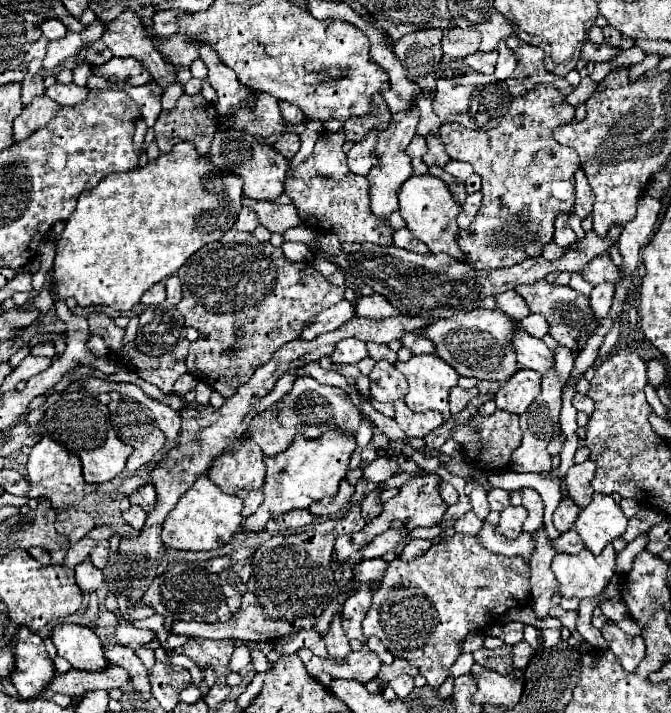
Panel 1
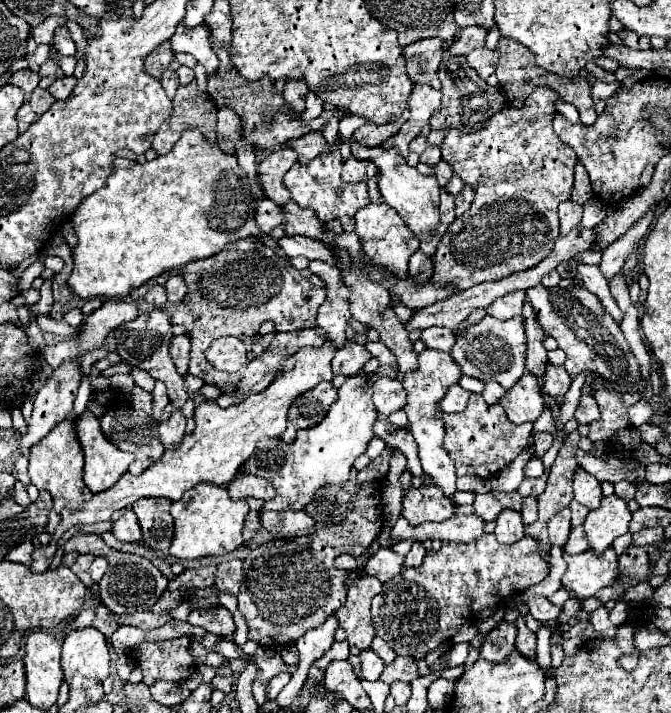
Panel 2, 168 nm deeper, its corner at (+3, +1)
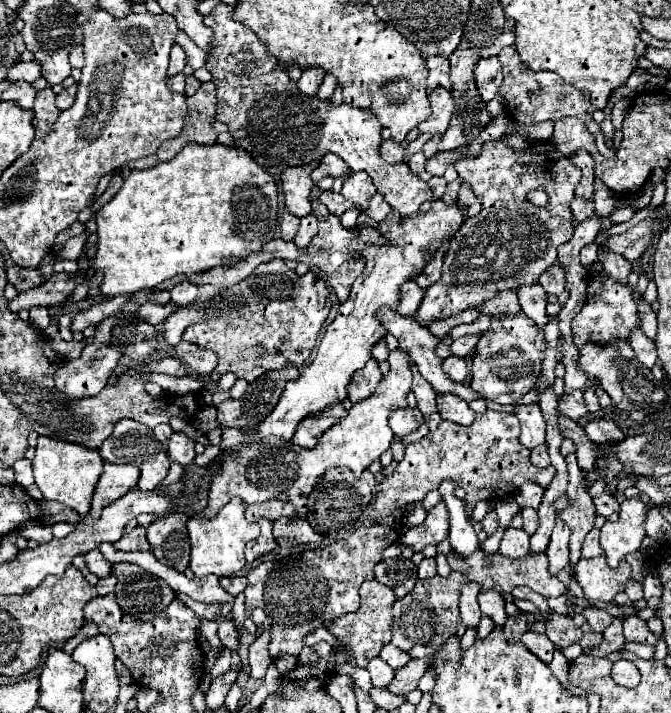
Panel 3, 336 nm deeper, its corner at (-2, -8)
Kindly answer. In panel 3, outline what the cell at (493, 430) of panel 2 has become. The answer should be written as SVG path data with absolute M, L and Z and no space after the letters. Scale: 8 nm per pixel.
M495 410L477 414L471 426L459 426L455 422L443 420L435 432L429 432L419 442L409 444L393 474L383 478L375 476L375 508L371 508L375 516L365 520L351 536L323 548L287 556L283 560L261 562L249 570L249 584L245 588L245 612L263 608L273 620L269 656L297 656L305 648L307 634L329 626L331 620L359 608L359 586L373 578L373 566L381 560L383 550L401 536L399 510L405 510L405 506L411 502L423 500L425 494L435 490L445 478L455 480L467 492L465 504L469 514L475 502L505 498L527 480L533 480L545 488L553 480L555 468L533 466L529 456L531 450L523 448L519 442L517 416Z

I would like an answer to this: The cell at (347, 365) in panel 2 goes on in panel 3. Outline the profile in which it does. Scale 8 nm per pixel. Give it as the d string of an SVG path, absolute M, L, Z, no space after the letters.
M371 358L365 364L365 368L361 368L359 372L355 372L355 376L351 378L351 384L347 386L347 392L349 392L351 402L357 402L357 400L367 398L375 390L375 386L379 384L379 380L381 380L379 364L375 362L375 358Z

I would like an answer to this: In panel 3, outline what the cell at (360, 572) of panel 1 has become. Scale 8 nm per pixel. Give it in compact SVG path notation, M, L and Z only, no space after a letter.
M387 558L375 566L375 580L389 586L401 598L415 586L417 566L407 558Z

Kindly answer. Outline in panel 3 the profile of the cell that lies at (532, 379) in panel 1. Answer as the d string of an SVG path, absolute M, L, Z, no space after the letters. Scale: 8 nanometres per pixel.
M519 404L515 406L515 416L521 422L521 444L525 448L535 448L545 444L545 418L537 404Z

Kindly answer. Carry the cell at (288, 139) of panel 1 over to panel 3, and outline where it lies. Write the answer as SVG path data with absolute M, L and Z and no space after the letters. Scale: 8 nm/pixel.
M325 154L321 160L319 160L319 164L317 164L317 168L311 172L311 180L313 182L319 182L321 178L325 178L325 176L341 176L341 174L345 174L347 172L347 166L345 166L345 162L339 158L339 156L335 156L335 154Z

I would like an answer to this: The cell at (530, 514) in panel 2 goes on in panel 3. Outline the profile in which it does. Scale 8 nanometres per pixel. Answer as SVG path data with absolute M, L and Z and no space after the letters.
M523 508L521 514L523 514L523 530L525 530L527 534L535 534L535 530L537 530L537 526L539 526L537 510L533 510L533 508Z

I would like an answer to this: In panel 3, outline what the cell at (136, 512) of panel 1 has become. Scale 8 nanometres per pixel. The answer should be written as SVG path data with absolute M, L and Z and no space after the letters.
M135 526L131 532L127 532L121 540L117 540L113 544L117 550L125 550L125 552L141 552L141 550L149 550L147 538L145 538L145 528L143 526Z

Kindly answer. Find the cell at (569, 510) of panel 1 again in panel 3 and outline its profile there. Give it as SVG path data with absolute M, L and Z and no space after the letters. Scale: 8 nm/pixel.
M557 518L553 534L551 534L551 542L545 550L547 558L549 558L549 572L555 576L559 570L569 566L569 534L571 530L567 528L567 524Z

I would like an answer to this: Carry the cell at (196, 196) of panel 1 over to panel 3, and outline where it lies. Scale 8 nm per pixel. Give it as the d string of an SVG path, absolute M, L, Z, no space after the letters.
M189 142L173 160L169 162L159 162L151 170L131 170L127 180L123 182L121 190L97 212L97 252L91 260L91 268L103 272L103 282L101 282L101 294L105 298L111 298L115 294L133 294L143 288L155 288L159 282L165 278L173 278L177 274L191 274L191 272L203 272L219 264L233 264L237 258L247 256L251 252L257 252L265 242L275 238L275 228L277 228L277 186L273 178L245 152L239 148L223 146L223 144L213 144L213 146L201 146L195 142Z

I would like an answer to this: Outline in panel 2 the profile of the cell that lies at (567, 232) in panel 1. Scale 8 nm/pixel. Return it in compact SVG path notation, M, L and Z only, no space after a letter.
M564 201L558 207L558 215L560 215L560 233L566 235L580 223L580 219L582 219L582 205L574 203L574 201Z

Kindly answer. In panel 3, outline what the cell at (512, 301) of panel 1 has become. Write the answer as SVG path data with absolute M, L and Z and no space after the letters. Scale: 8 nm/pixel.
M515 290L501 292L499 296L481 304L481 312L485 316L491 316L491 318L495 318L495 316L515 316L515 312L519 312L519 310L521 310L521 306L519 306Z

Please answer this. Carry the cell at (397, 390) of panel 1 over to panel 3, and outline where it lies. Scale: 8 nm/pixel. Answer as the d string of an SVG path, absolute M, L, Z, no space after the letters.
M395 408L395 412L391 412L389 416L389 424L395 436L407 436L409 432L417 430L419 424L423 422L423 414L419 412L419 408Z

